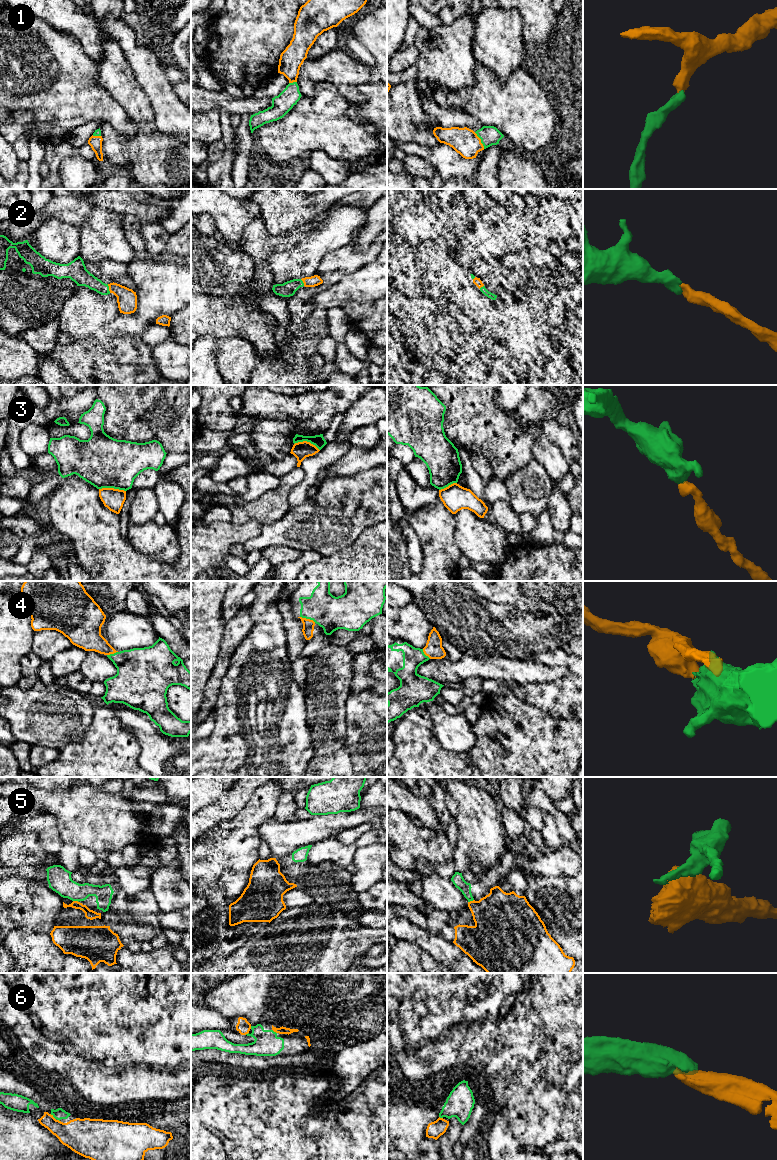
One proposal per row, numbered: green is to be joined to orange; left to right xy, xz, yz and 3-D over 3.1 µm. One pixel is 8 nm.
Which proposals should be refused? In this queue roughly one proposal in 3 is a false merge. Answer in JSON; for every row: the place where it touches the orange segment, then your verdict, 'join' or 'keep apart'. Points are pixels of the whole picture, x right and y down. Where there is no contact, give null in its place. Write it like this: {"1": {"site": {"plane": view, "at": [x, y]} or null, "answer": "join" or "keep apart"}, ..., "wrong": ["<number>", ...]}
{"1": {"site": {"plane": "yz", "at": [480, 140]}, "answer": "join"}, "2": {"site": {"plane": "xy", "at": [109, 288]}, "answer": "join"}, "3": {"site": {"plane": "xy", "at": [112, 488]}, "answer": "keep apart"}, "4": {"site": {"plane": "xz", "at": [308, 619]}, "answer": "join"}, "5": {"site": {"plane": "xy", "at": [76, 901]}, "answer": "keep apart"}, "6": {"site": {"plane": "xy", "at": [53, 1117]}, "answer": "join"}, "wrong": ["3", "5"]}

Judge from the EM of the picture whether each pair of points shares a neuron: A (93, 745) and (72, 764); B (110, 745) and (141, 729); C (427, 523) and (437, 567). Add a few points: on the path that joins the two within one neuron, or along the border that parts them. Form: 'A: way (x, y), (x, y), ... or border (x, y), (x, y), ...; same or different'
A: way (88, 750), (77, 761); same
B: border (116, 716), (119, 723), (136, 738), (140, 755); different
C: way (436, 534), (437, 556); same

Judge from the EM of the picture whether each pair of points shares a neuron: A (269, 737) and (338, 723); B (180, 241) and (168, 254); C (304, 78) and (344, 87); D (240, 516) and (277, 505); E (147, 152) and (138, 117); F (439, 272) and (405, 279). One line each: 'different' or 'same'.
A: different
B: same
C: same
D: same
E: same
F: different

